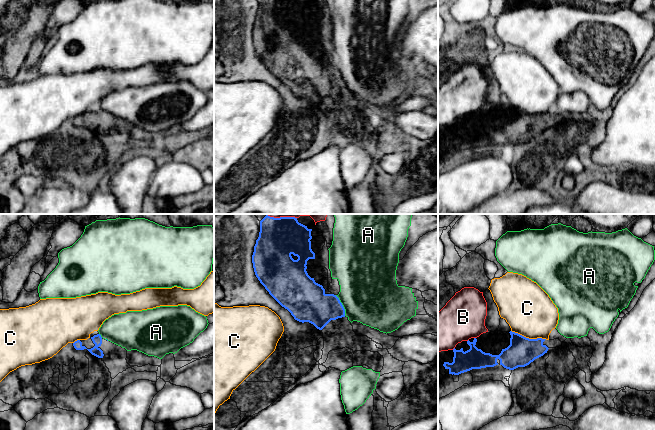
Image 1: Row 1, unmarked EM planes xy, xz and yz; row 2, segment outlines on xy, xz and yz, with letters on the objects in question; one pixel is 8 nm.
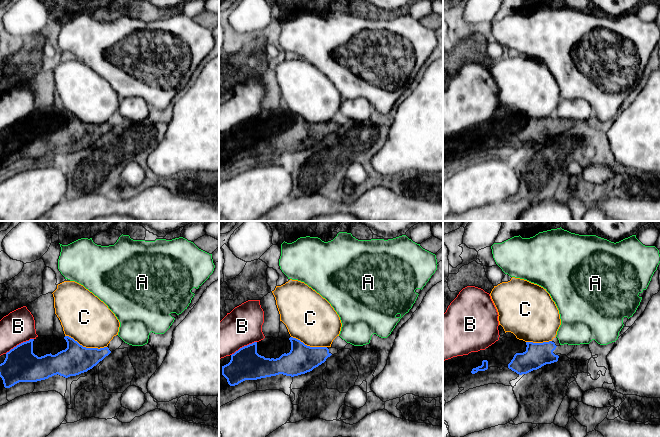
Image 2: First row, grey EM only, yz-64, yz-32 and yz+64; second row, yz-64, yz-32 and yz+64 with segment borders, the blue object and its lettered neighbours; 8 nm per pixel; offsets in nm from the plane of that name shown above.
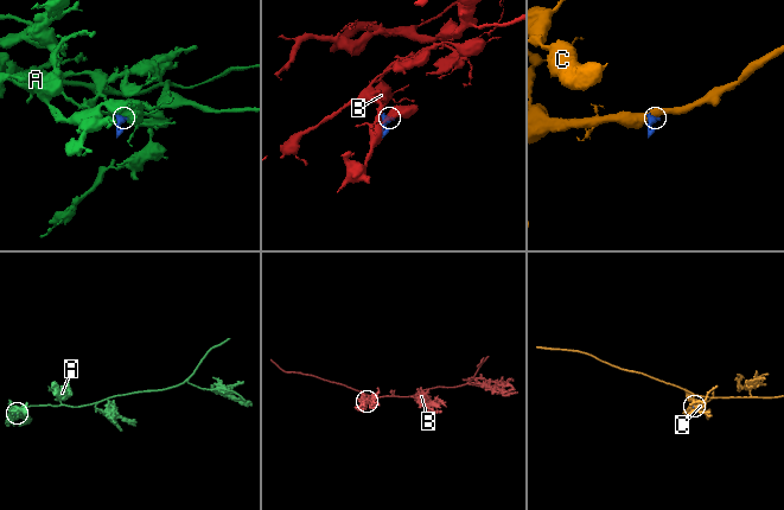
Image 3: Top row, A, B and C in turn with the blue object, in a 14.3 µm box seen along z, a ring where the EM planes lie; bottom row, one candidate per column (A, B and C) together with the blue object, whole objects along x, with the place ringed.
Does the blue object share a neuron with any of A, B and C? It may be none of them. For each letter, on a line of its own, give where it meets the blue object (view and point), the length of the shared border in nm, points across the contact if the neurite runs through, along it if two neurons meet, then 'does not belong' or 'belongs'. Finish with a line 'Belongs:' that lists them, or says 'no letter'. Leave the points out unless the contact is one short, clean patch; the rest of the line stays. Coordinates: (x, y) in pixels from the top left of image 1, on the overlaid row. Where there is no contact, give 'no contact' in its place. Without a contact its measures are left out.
A: xz (342, 305) | 190 nm | along xz (335, 295), (341, 303), (345, 315) | does not belong
B: xz (282, 217) | 240 nm | does not belong
C: yz (528, 338) | 300 nm | does not belong
Belongs: no letter

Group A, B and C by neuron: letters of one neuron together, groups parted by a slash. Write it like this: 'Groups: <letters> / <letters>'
Groups: A / B / C

